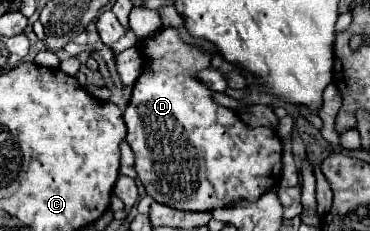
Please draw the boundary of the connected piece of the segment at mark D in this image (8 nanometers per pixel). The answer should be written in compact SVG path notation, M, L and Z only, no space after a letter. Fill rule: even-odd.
M162 28L158 30L156 34L152 34L150 38L146 38L144 42L144 60L146 60L146 66L132 90L132 98L130 98L130 104L124 112L124 120L126 120L126 126L128 126L128 136L126 136L126 142L130 144L130 148L134 150L134 156L136 156L136 172L138 172L138 178L140 182L144 184L146 188L146 194L152 196L156 202L160 204L166 204L166 206L172 206L176 210L190 210L190 212L202 212L202 210L216 210L216 208L222 208L222 206L232 206L234 200L258 200L266 190L272 190L276 188L278 180L280 180L280 168L282 168L282 142L278 138L278 134L272 130L272 128L248 128L246 124L242 124L242 120L238 118L236 112L228 110L228 108L222 108L218 106L214 100L212 100L212 90L208 90L202 82L198 82L196 78L196 72L204 70L210 66L210 56L194 46L186 46L180 38L178 38L178 32L174 28Z

